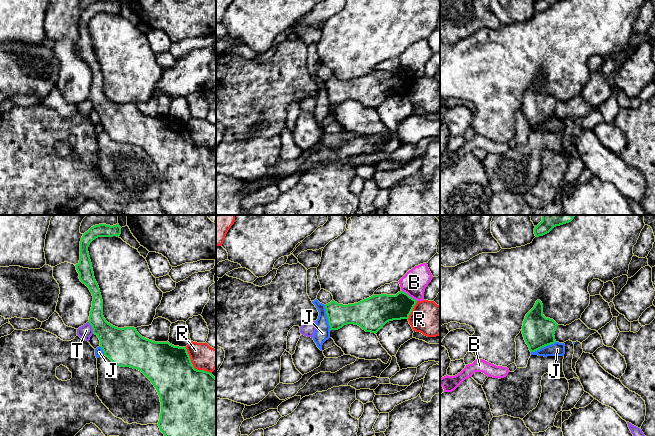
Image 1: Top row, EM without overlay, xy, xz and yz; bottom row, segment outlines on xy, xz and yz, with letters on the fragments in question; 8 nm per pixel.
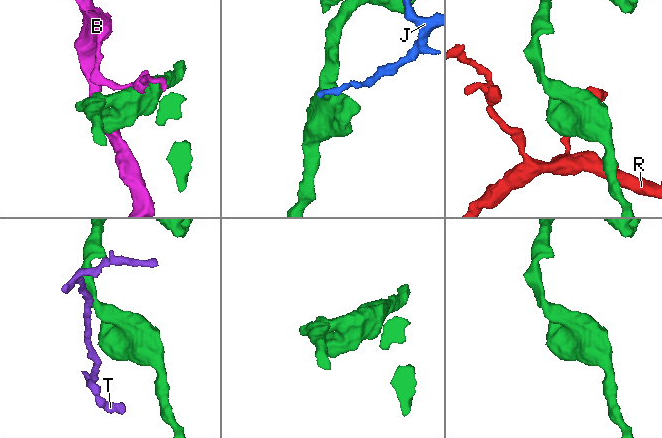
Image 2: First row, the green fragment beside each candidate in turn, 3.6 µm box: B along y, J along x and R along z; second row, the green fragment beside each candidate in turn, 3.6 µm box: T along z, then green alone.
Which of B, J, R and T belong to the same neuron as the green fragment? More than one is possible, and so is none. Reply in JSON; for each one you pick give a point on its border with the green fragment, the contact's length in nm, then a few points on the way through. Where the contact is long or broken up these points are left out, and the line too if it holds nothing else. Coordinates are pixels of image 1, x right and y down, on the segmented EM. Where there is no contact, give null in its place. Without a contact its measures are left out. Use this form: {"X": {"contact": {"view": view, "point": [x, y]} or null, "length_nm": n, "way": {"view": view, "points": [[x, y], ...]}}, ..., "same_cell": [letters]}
{"same_cell": []}

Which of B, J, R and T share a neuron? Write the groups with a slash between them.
B / J / R / T

